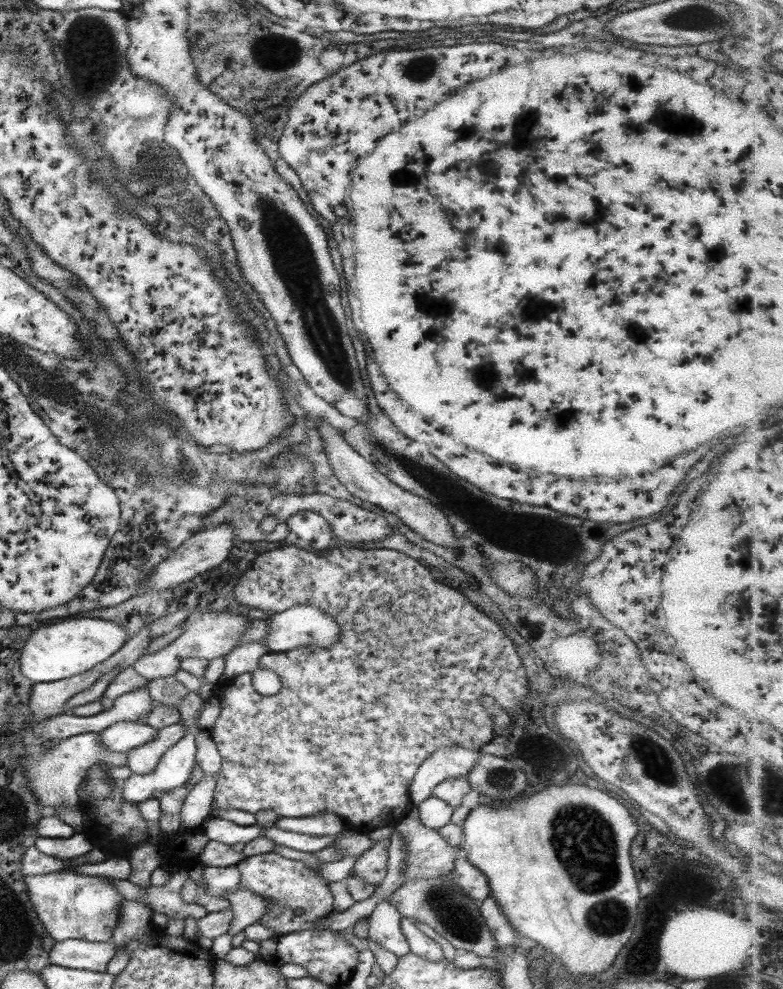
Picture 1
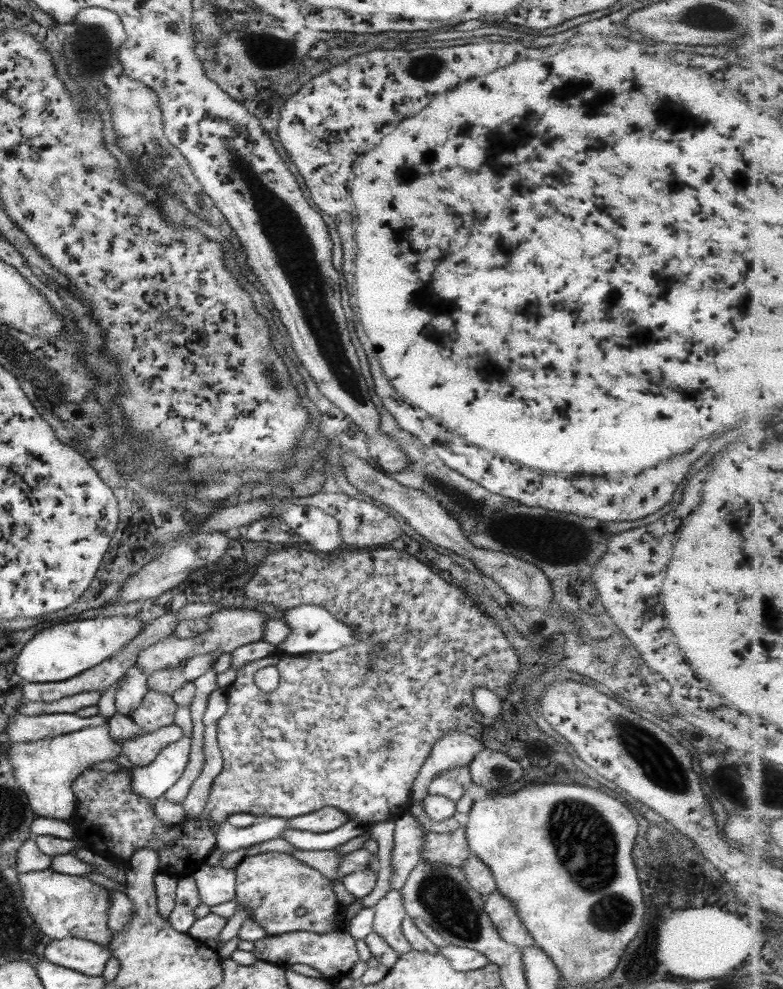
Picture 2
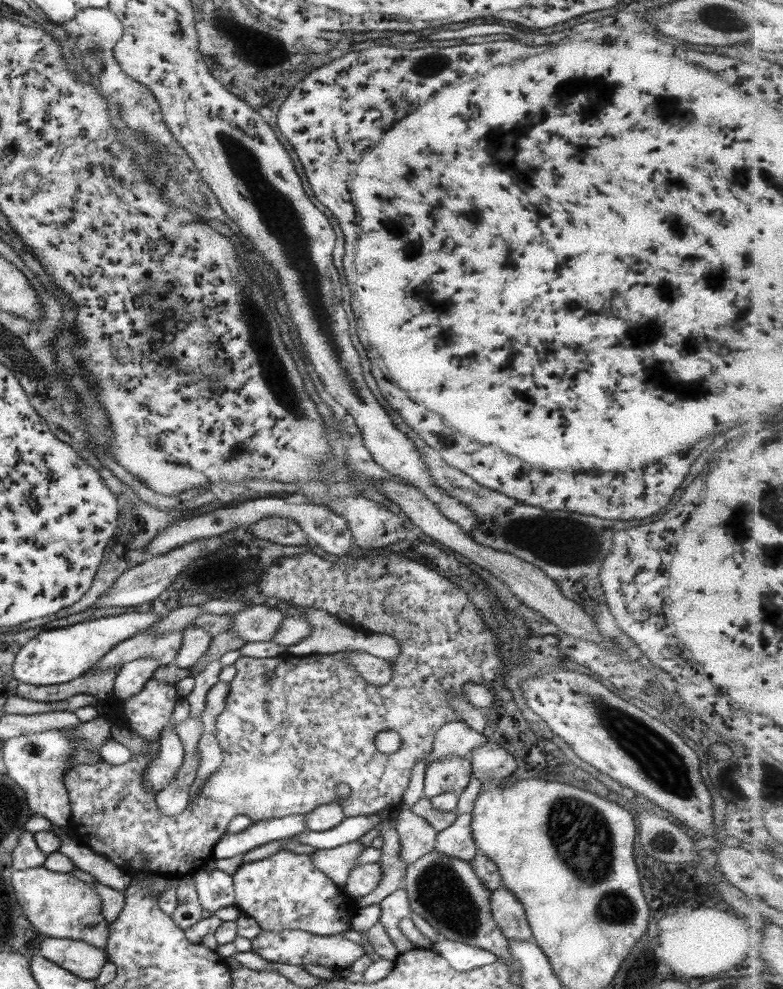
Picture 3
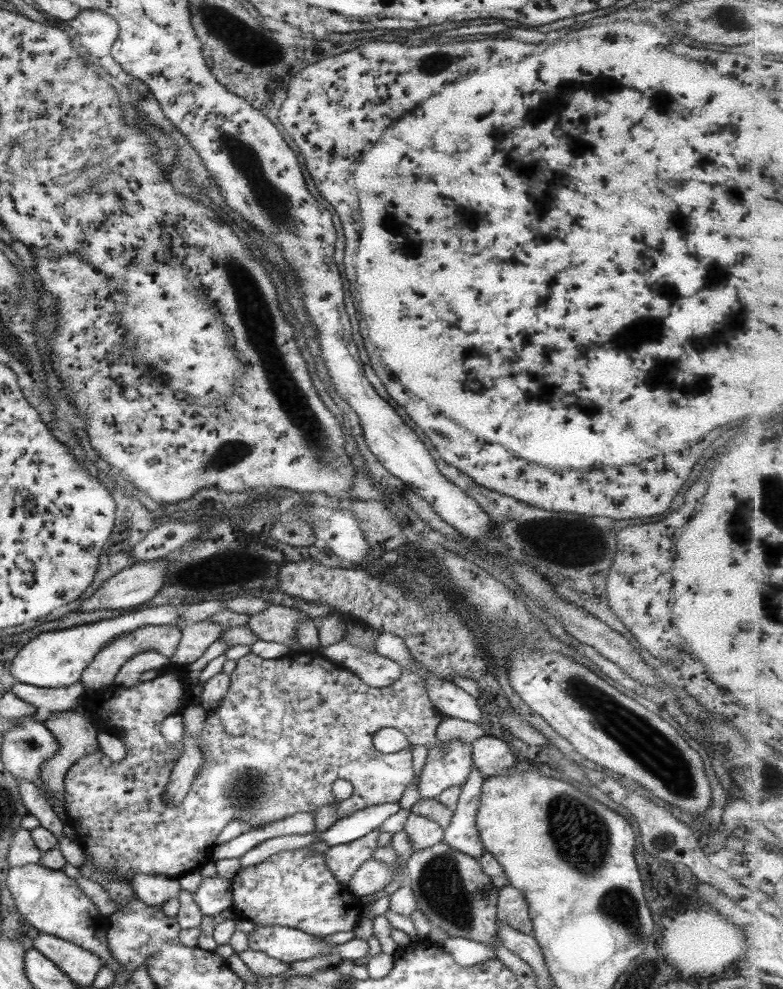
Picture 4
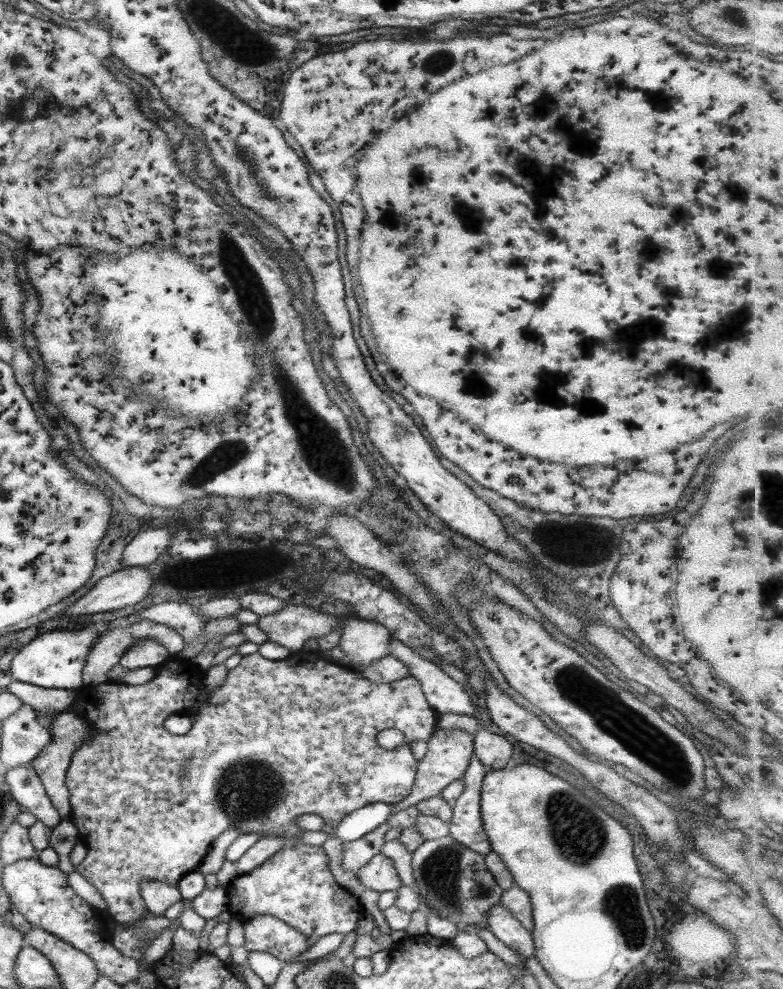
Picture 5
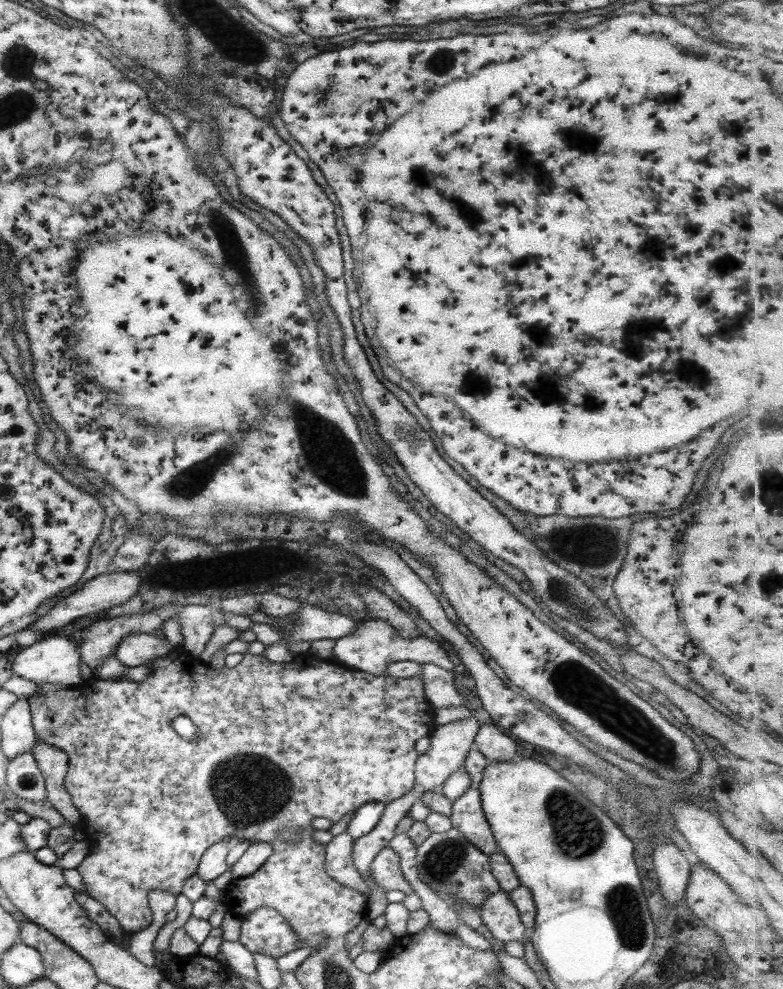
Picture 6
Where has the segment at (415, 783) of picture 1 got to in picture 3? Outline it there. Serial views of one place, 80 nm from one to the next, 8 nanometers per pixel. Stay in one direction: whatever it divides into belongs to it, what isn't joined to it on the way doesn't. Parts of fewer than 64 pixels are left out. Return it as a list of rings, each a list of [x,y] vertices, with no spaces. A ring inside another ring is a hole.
[[[448,722],[435,732],[432,750],[427,758],[424,758],[424,764],[444,759],[446,756],[466,758],[473,749],[485,742],[486,739],[481,733],[471,730],[464,722]]]

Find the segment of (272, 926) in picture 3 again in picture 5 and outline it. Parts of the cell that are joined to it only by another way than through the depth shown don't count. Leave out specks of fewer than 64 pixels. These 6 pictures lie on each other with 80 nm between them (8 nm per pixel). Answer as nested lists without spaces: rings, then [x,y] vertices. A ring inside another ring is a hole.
[[[303,650],[291,653],[285,660],[265,660],[259,654],[251,654],[241,657],[236,668],[227,672],[224,683],[215,690],[206,692],[202,685],[203,672],[195,668],[189,661],[179,661],[177,656],[170,656],[165,663],[155,668],[155,676],[140,685],[126,685],[123,683],[110,682],[98,684],[93,687],[80,686],[78,696],[66,708],[65,711],[72,712],[86,720],[90,728],[89,739],[79,745],[79,749],[72,754],[64,778],[65,786],[68,788],[71,824],[75,826],[79,841],[86,846],[86,854],[79,864],[74,867],[77,874],[81,874],[89,884],[96,890],[97,894],[105,901],[106,912],[119,924],[138,923],[138,920],[148,912],[139,895],[139,883],[144,880],[156,880],[166,882],[169,886],[177,888],[177,882],[197,870],[204,859],[210,844],[227,827],[235,827],[241,833],[261,833],[262,836],[273,835],[281,837],[282,847],[269,857],[265,862],[256,866],[252,871],[246,872],[243,879],[235,879],[227,886],[229,897],[228,912],[231,918],[238,920],[251,919],[253,916],[268,914],[278,918],[281,922],[304,934],[310,940],[325,936],[326,934],[347,934],[357,926],[357,920],[365,913],[364,908],[357,898],[346,892],[336,883],[328,867],[328,858],[322,848],[309,847],[307,844],[297,844],[296,834],[301,833],[294,818],[300,814],[316,814],[324,820],[328,826],[336,825],[347,813],[357,810],[366,804],[382,802],[387,804],[397,804],[409,794],[411,790],[418,761],[413,759],[413,754],[409,749],[409,744],[413,741],[422,740],[427,743],[433,736],[437,712],[432,709],[420,689],[419,681],[409,675],[401,680],[395,680],[389,684],[375,684],[367,679],[360,678],[357,674],[347,668],[336,667],[328,664],[321,658],[315,656],[313,651],[304,652]],[[311,653],[311,654],[309,654]],[[169,715],[185,715],[192,720],[191,728],[183,735],[171,735],[162,727],[162,722]],[[388,728],[394,728],[403,734],[405,745],[401,745],[393,750],[383,750],[375,743],[375,736]],[[190,762],[187,775],[179,772],[182,764]],[[339,784],[345,784],[346,791],[341,791]],[[271,796],[271,798],[269,798]]]

